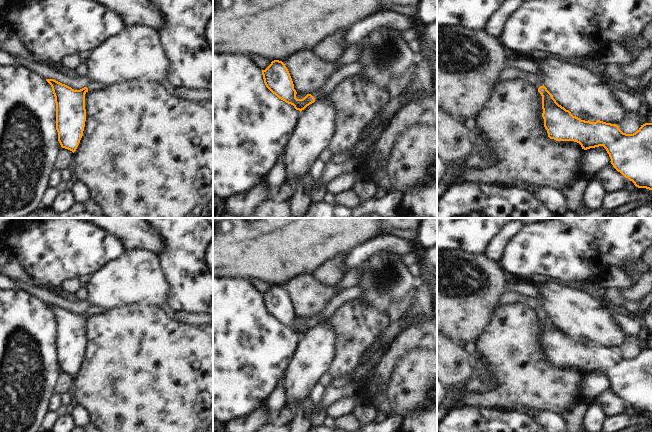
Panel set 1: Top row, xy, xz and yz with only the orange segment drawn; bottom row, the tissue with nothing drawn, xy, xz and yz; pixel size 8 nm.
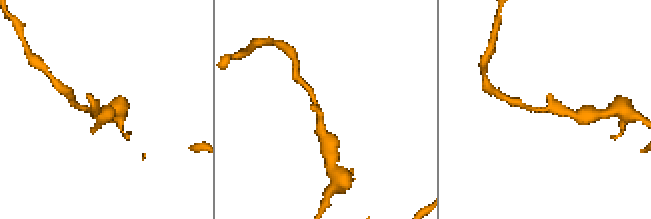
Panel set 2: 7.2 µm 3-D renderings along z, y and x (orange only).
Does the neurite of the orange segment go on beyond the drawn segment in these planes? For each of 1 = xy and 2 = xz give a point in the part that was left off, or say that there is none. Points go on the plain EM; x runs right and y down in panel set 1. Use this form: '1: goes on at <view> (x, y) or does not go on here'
1: goes on at xy (93, 309)
2: goes on at xz (355, 293)

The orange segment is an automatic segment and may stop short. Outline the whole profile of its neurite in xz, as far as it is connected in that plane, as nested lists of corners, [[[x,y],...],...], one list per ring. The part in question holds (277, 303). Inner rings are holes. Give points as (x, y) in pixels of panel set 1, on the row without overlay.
[[[272,285],[265,294],[262,294],[262,299],[266,311],[273,318],[286,327],[293,329],[296,334],[301,336],[316,324],[333,315],[334,311],[346,301],[360,300],[362,296],[363,289],[358,286],[342,290],[334,297],[321,314],[313,318],[307,318],[303,323],[296,322],[297,316],[294,313],[292,302],[282,285]]]

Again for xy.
[[[46,303],[46,305],[51,309],[55,321],[58,365],[62,372],[74,377],[85,351],[85,318],[91,314],[101,313],[105,309],[91,305],[84,312],[74,314],[54,303]]]

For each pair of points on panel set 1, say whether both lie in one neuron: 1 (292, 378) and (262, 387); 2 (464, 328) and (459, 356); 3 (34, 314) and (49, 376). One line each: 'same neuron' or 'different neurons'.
1: different neurons
2: different neurons
3: same neuron

